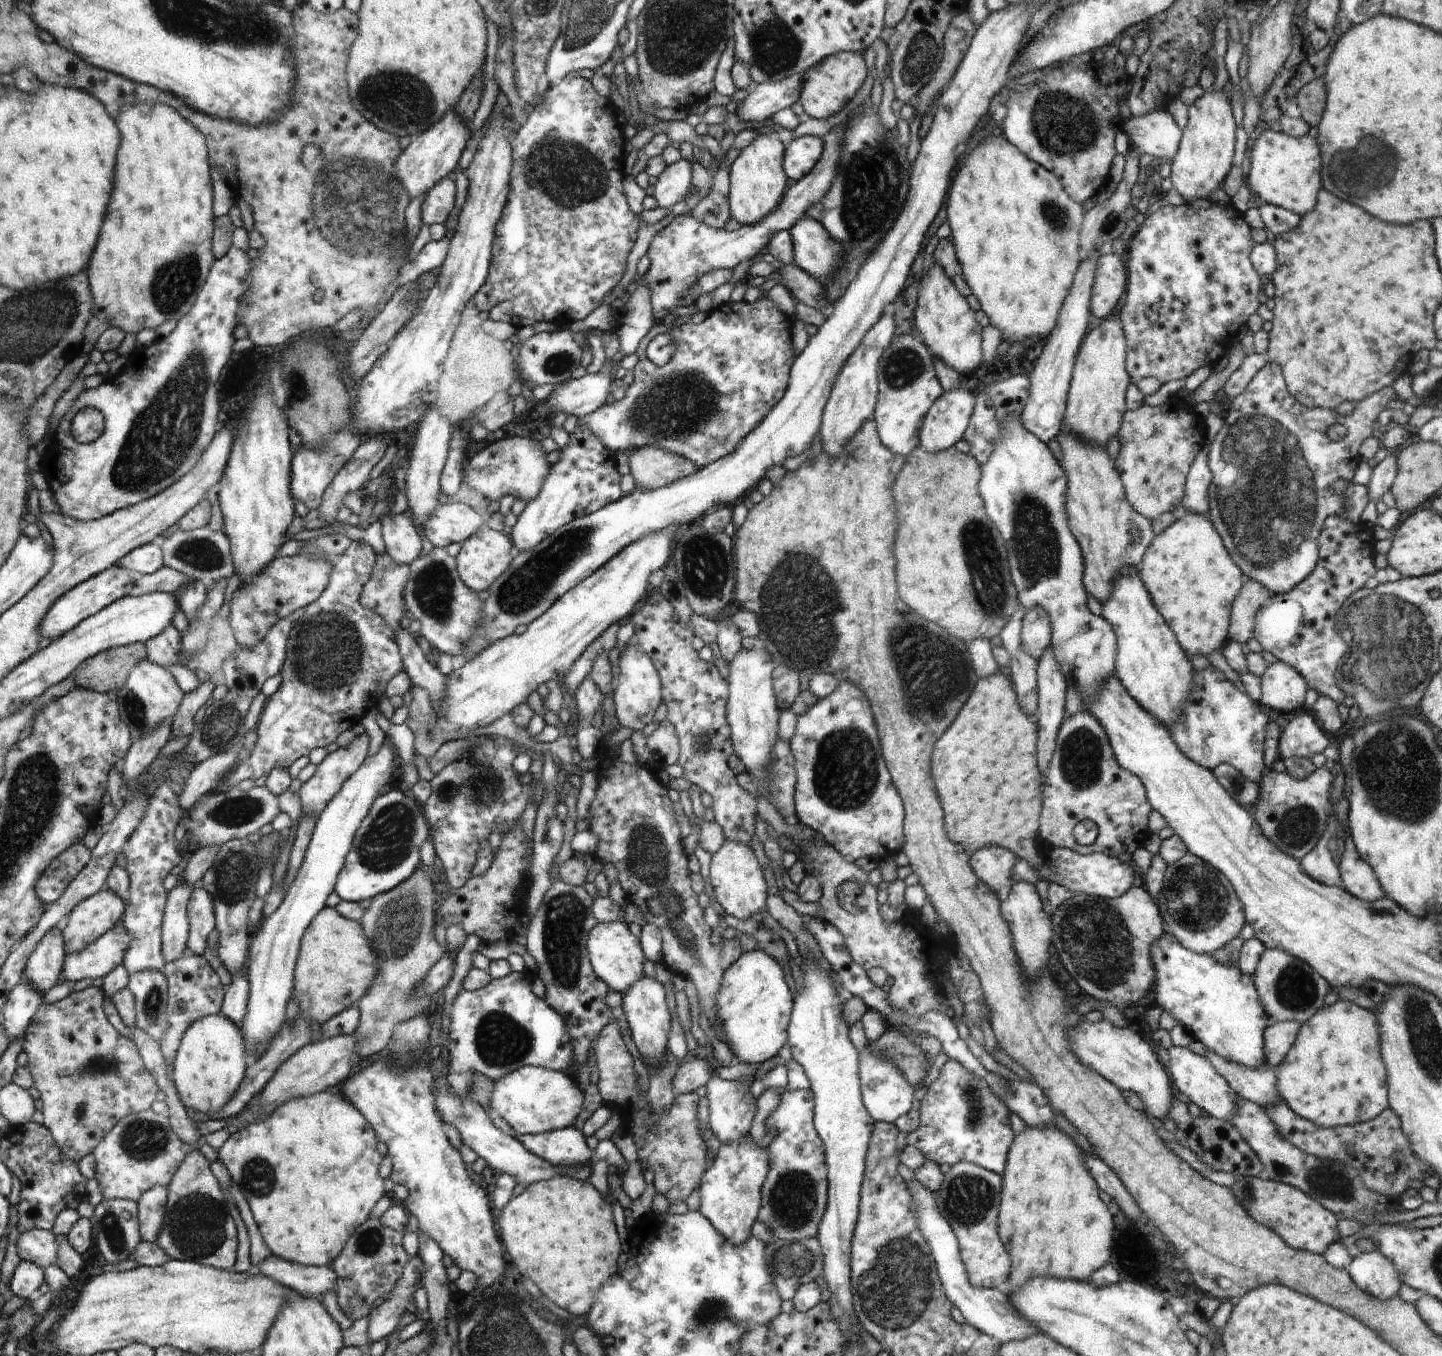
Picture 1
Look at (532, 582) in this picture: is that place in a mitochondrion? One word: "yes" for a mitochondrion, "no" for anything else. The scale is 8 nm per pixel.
yes

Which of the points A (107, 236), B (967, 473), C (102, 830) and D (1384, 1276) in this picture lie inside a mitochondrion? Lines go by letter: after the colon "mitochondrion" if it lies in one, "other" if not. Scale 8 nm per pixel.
A: other
B: other
C: other
D: other

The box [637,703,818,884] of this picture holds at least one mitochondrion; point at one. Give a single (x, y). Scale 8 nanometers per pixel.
(703, 743)

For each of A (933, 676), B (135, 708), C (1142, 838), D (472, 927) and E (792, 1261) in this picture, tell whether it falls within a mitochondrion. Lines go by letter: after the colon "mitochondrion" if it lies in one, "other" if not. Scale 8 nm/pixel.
A: mitochondrion
B: mitochondrion
C: other
D: other
E: mitochondrion

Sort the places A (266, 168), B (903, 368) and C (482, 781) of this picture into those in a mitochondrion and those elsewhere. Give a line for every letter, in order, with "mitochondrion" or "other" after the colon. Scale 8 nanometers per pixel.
A: other
B: mitochondrion
C: mitochondrion

